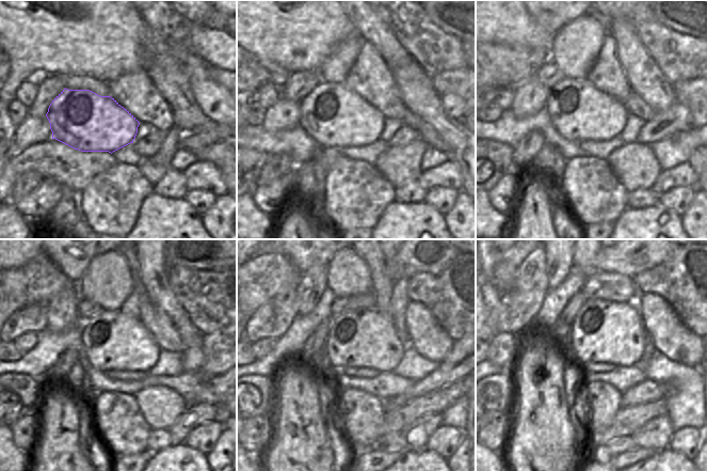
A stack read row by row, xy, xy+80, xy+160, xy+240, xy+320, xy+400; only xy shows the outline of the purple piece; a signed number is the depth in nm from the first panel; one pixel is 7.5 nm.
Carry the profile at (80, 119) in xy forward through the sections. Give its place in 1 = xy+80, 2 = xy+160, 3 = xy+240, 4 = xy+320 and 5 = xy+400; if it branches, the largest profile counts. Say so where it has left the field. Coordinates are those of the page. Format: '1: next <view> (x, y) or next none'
1: next xy+80 (334, 115)
2: next xy+160 (579, 111)
3: next xy+240 (112, 340)
4: next xy+320 (363, 338)
5: next xy+400 (603, 331)

